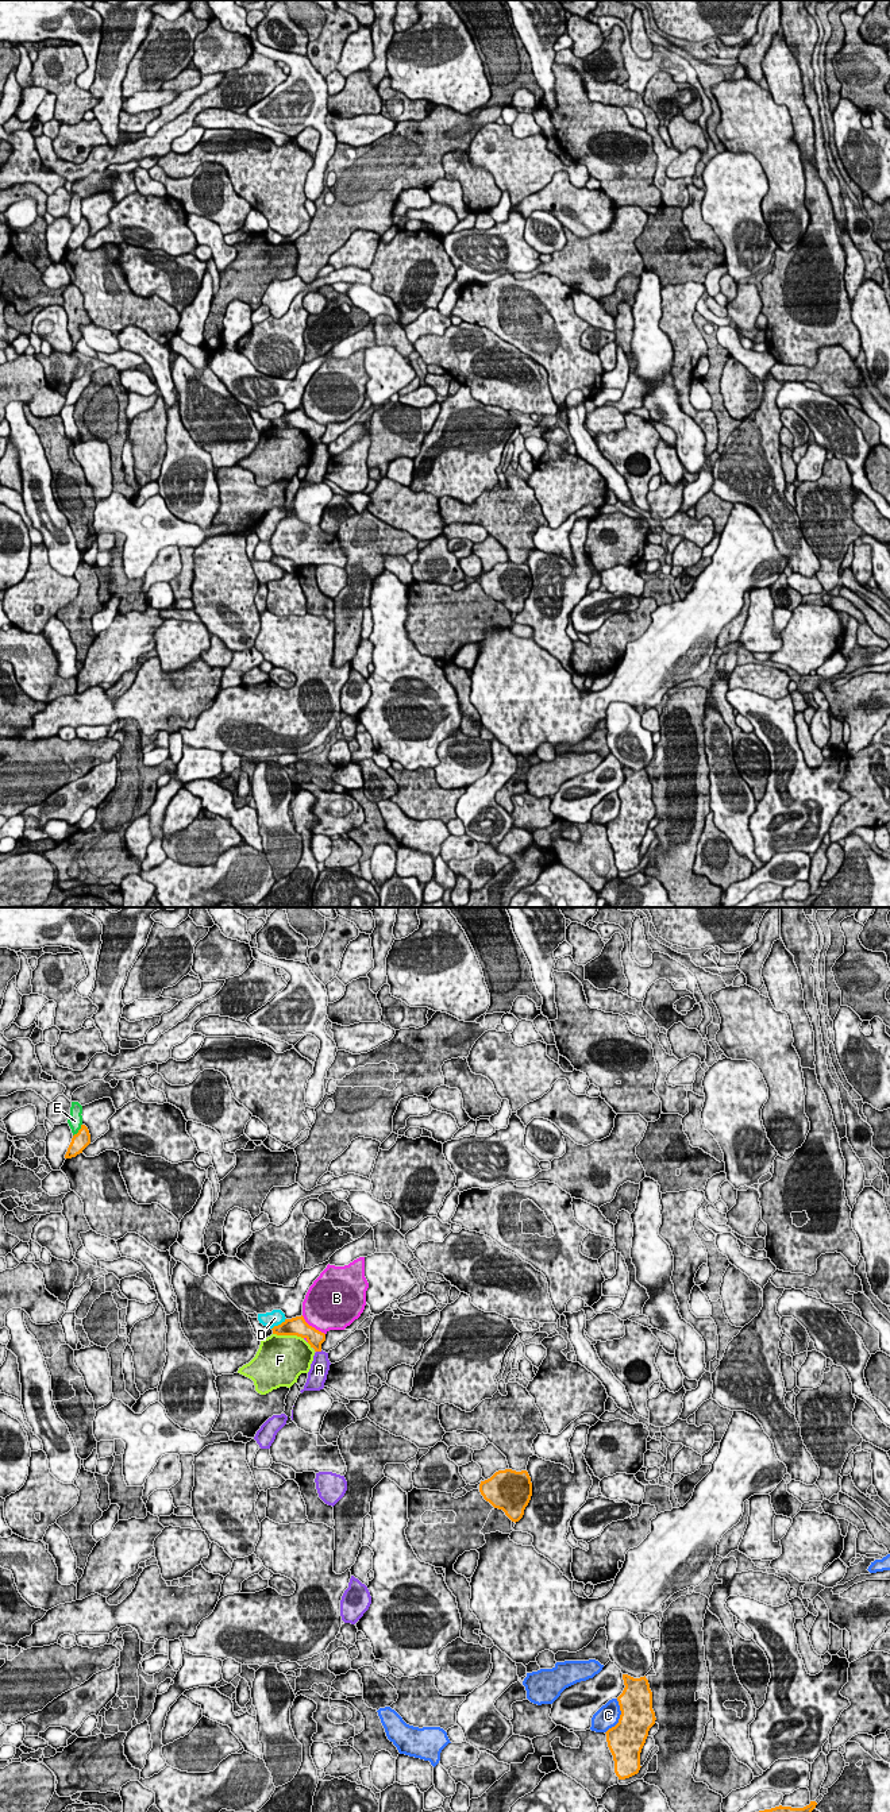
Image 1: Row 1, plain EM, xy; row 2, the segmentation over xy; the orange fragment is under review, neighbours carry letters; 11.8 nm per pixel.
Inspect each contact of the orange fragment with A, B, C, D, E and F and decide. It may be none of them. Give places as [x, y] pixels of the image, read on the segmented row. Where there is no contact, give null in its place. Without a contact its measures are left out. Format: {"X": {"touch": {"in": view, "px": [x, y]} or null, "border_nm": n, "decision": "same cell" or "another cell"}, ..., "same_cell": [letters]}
{"A": {"touch": {"in": "xy", "px": [319, 1350]}, "border_nm": 80, "decision": "another cell"}, "B": {"touch": {"in": "xy", "px": [311, 1326]}, "border_nm": 360, "decision": "another cell"}, "C": {"touch": {"in": "xy", "px": [620, 1716]}, "border_nm": 440, "decision": "another cell"}, "D": {"touch": {"in": "xy", "px": [278, 1325]}, "border_nm": 220, "decision": "another cell"}, "E": {"touch": {"in": "xy", "px": [79, 1130]}, "border_nm": 190, "decision": "another cell"}, "F": {"touch": {"in": "xy", "px": [288, 1334]}, "border_nm": 380, "decision": "another cell"}, "same_cell": []}

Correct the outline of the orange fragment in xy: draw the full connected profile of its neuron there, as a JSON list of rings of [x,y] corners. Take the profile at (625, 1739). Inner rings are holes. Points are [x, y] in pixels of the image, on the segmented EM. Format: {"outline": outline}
{"outline": [[[623,1674],[624,1690],[617,1697],[620,1705],[619,1723],[606,1734],[608,1747],[613,1755],[614,1773],[619,1780],[629,1778],[640,1770],[640,1753],[655,1724],[652,1692],[648,1680]]]}

